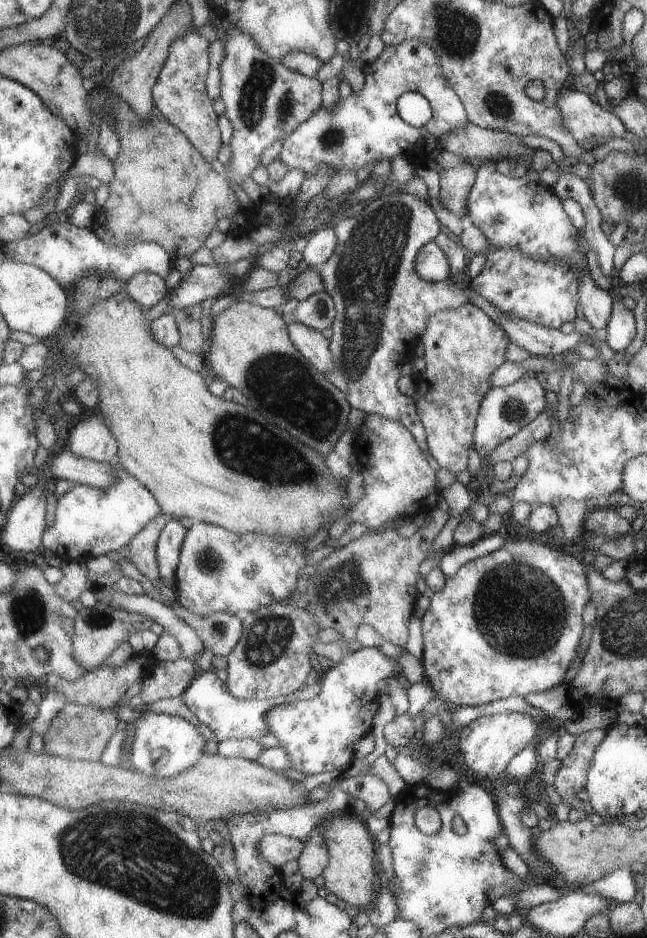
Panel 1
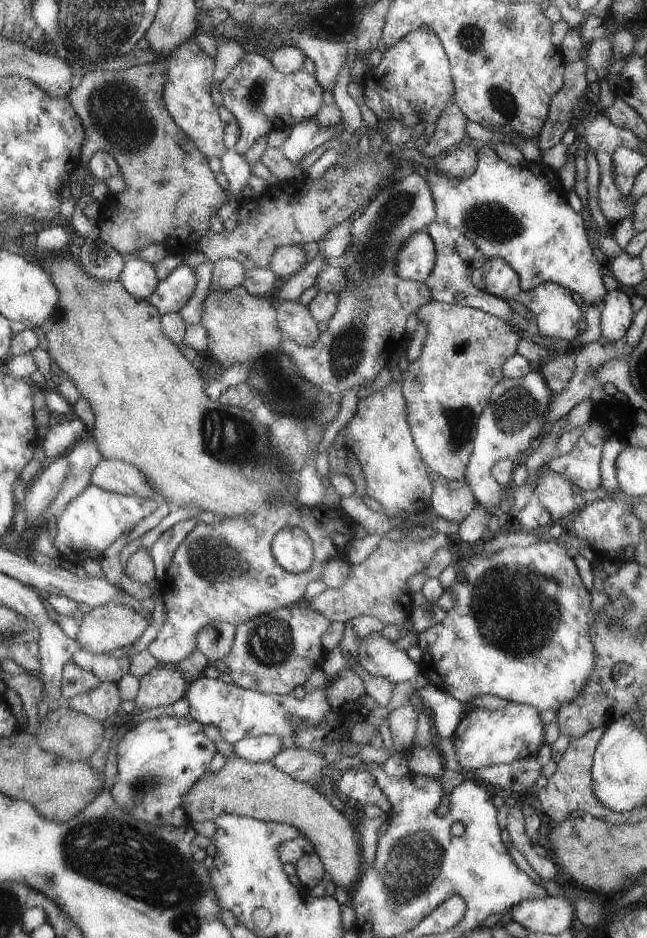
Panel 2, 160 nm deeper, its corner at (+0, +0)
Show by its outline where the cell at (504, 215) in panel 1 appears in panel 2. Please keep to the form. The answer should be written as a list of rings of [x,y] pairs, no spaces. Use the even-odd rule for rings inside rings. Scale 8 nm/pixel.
[[[484,143],[477,148],[476,165],[471,176],[458,179],[431,167],[429,180],[433,183],[438,220],[468,236],[480,252],[482,260],[503,259],[509,264],[518,274],[523,291],[533,289],[543,281],[551,281],[579,294],[584,304],[583,310],[586,310],[589,304],[599,305],[598,309],[601,308],[606,290],[602,285],[599,263],[591,251],[593,240],[580,213],[569,208],[567,192],[560,185],[557,171],[541,161],[524,161],[520,165],[511,166],[498,158],[491,144]]]

